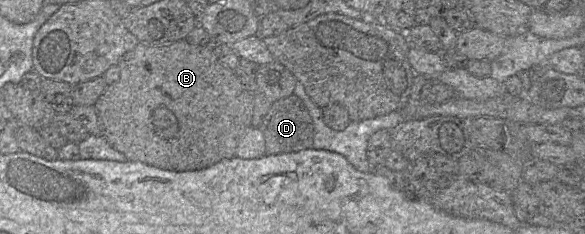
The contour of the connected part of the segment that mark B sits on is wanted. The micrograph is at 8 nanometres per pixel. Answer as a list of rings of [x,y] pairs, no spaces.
[[[186,39],[161,45],[146,45],[139,42],[133,50],[124,53],[118,64],[120,67],[119,79],[107,86],[94,105],[101,121],[101,134],[111,147],[125,155],[130,161],[141,162],[167,171],[201,170],[222,160],[236,157],[235,153],[239,141],[252,126],[254,94],[246,90],[233,70],[219,62],[212,47],[193,45]]]

